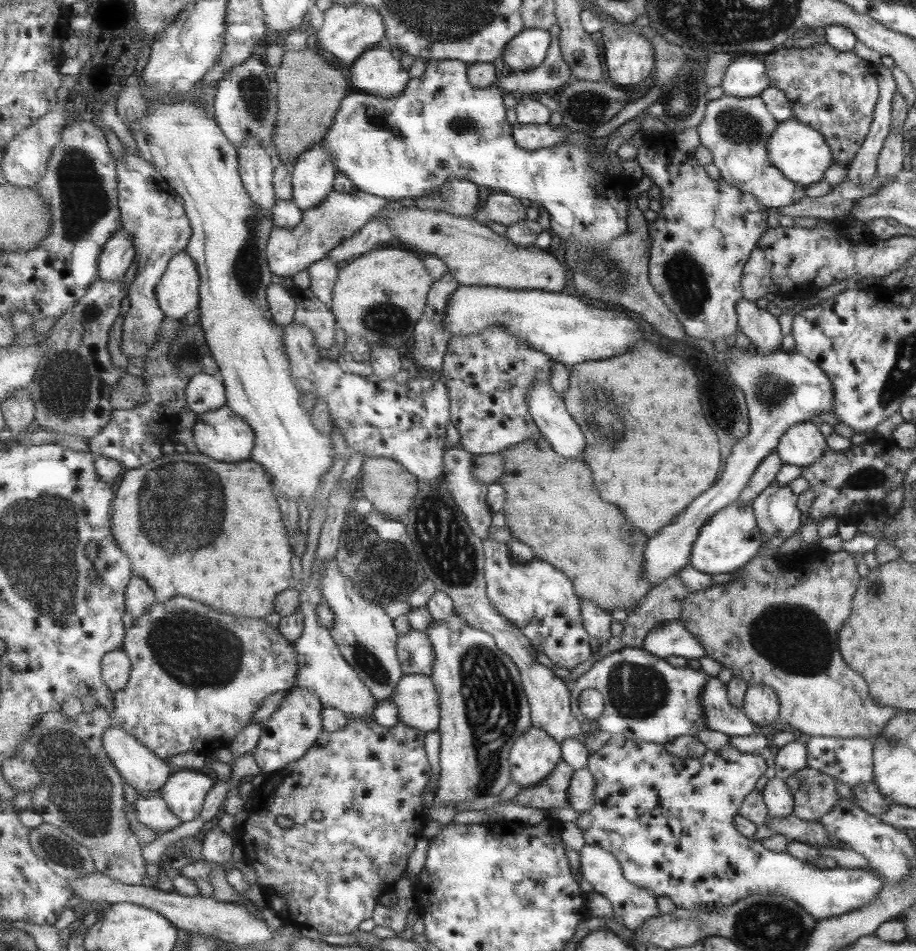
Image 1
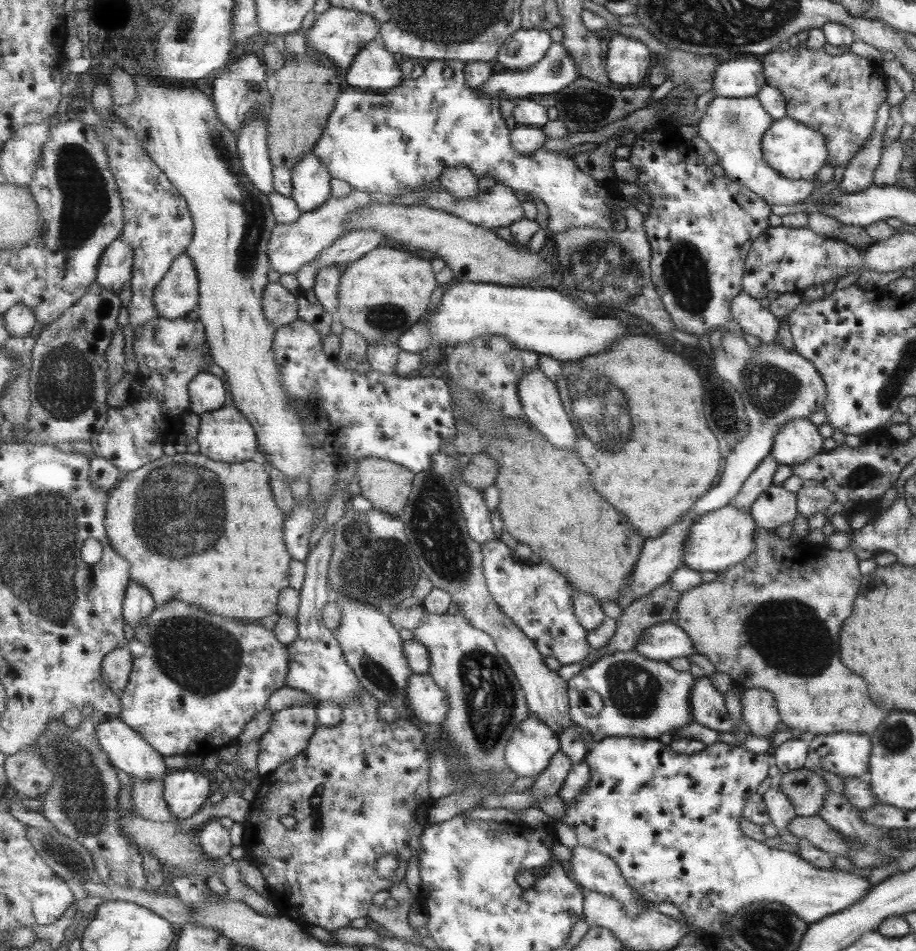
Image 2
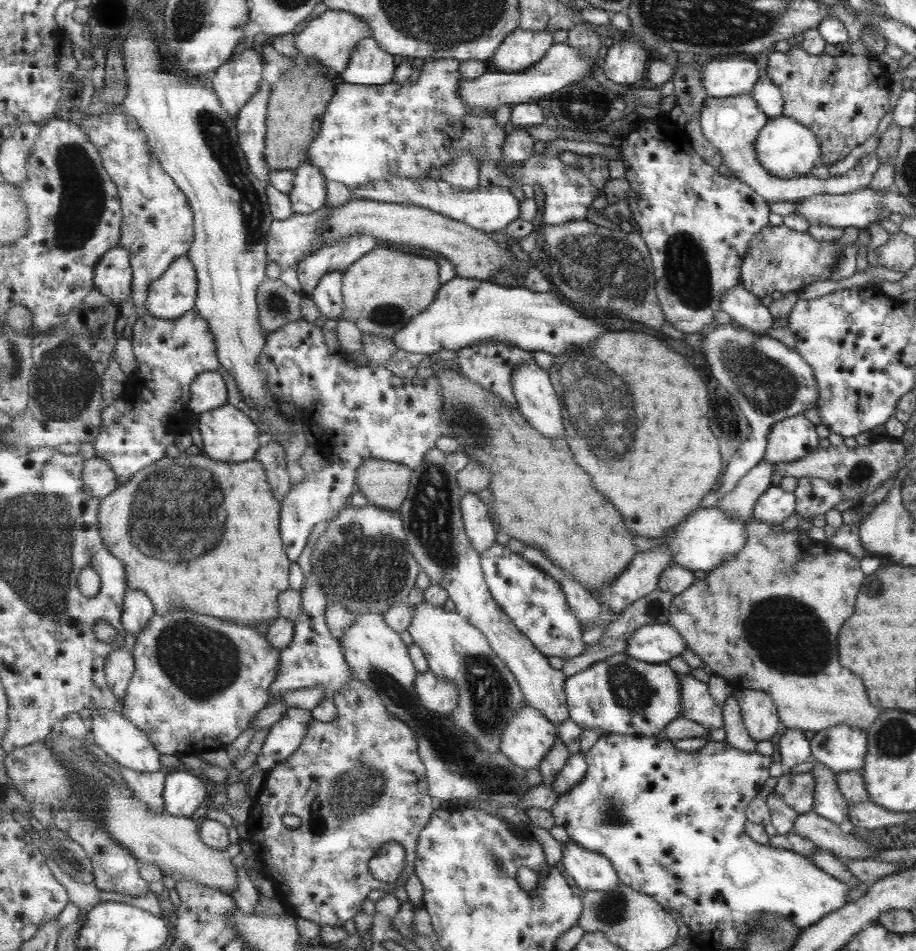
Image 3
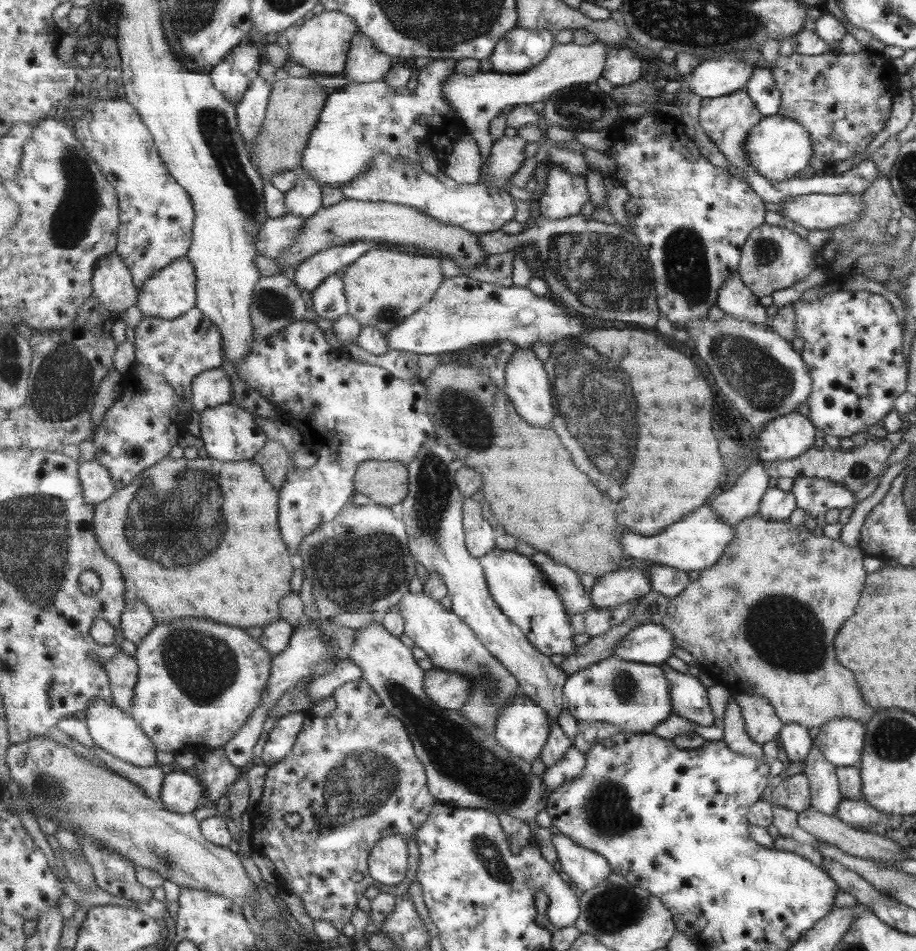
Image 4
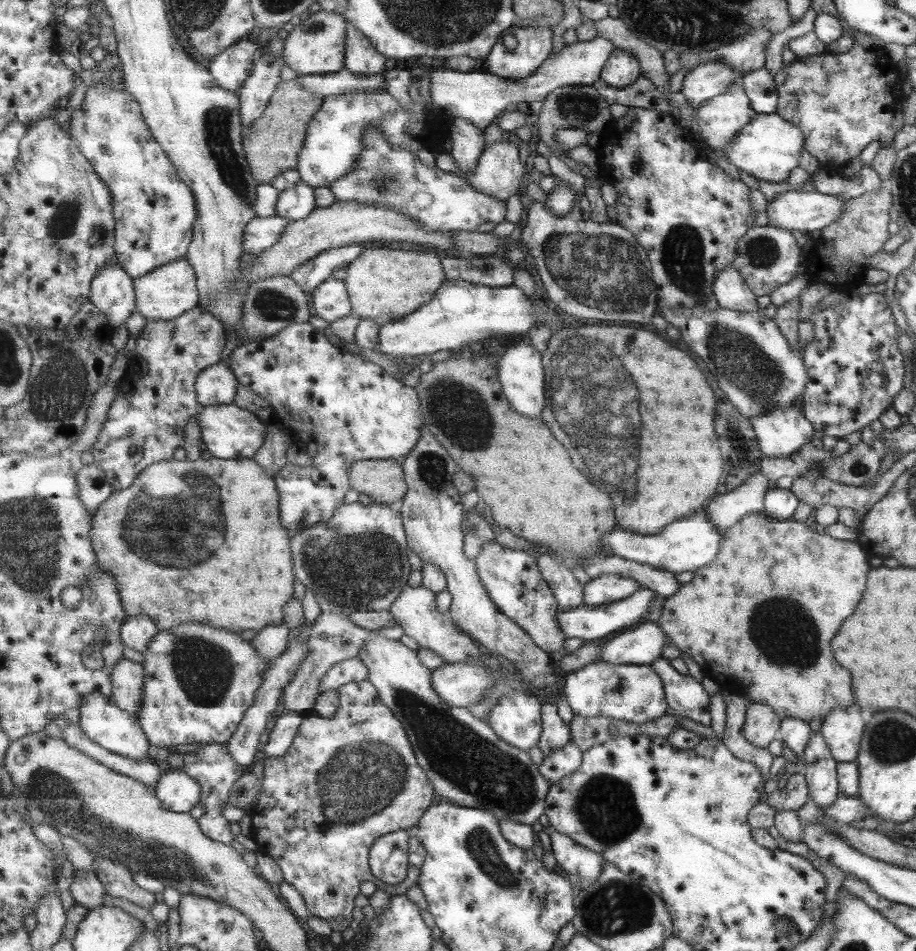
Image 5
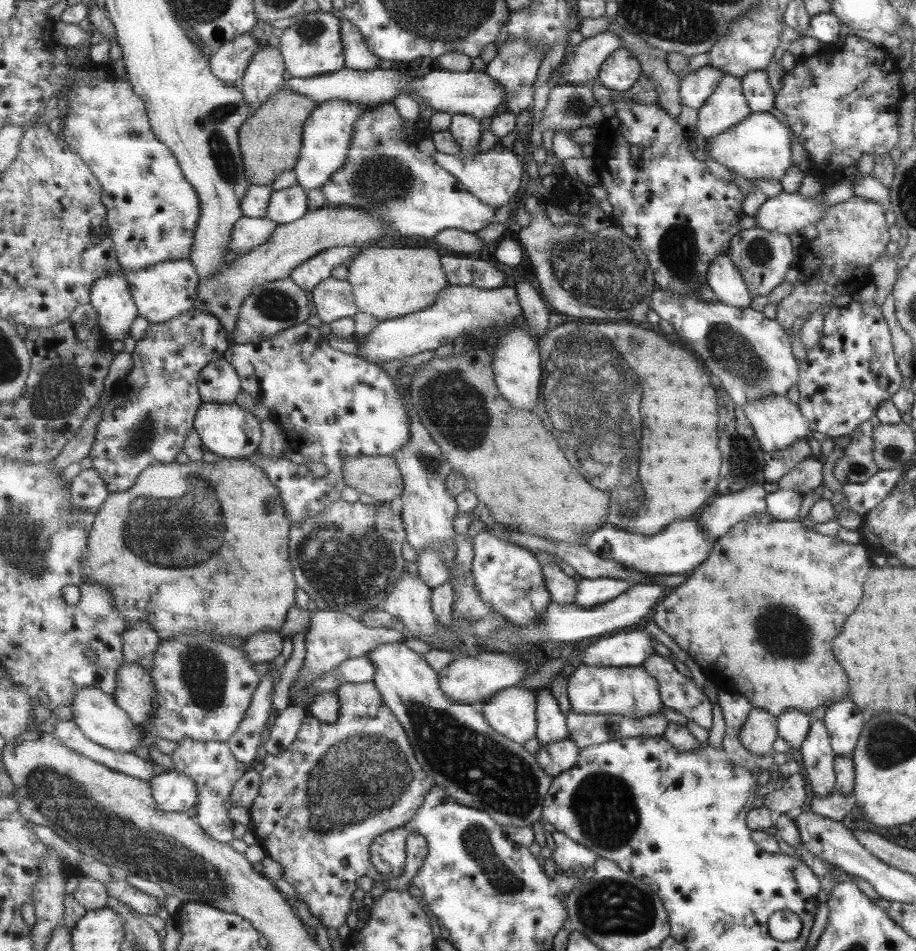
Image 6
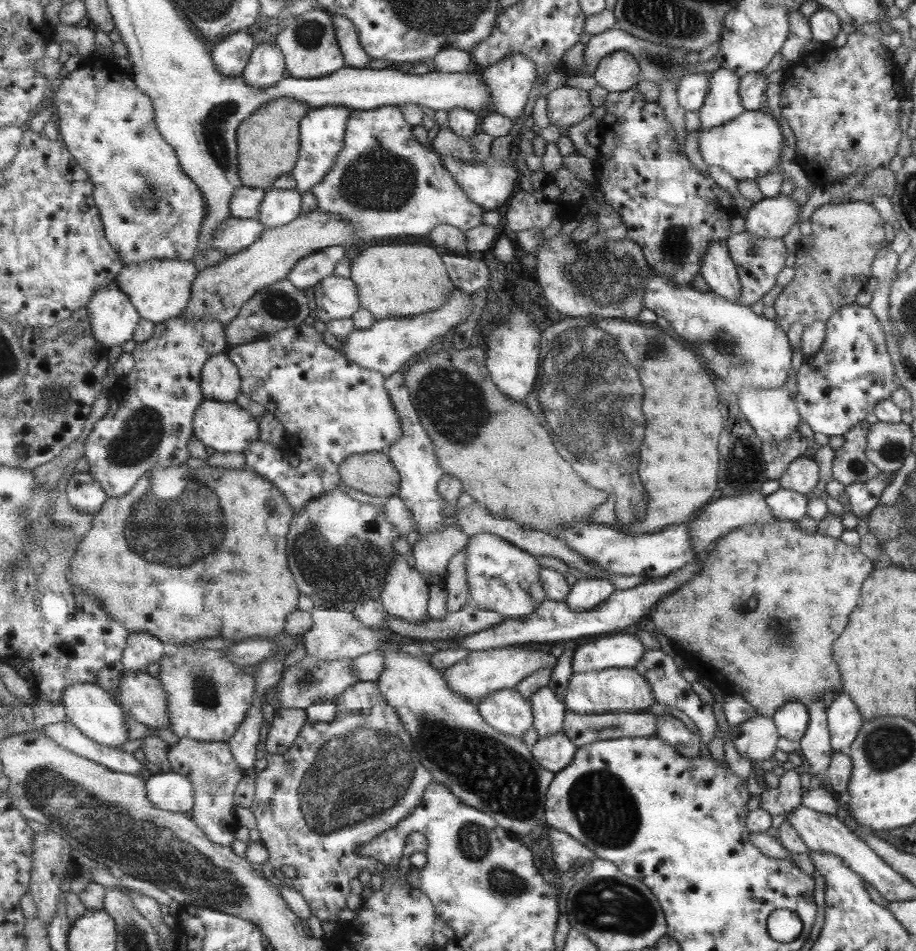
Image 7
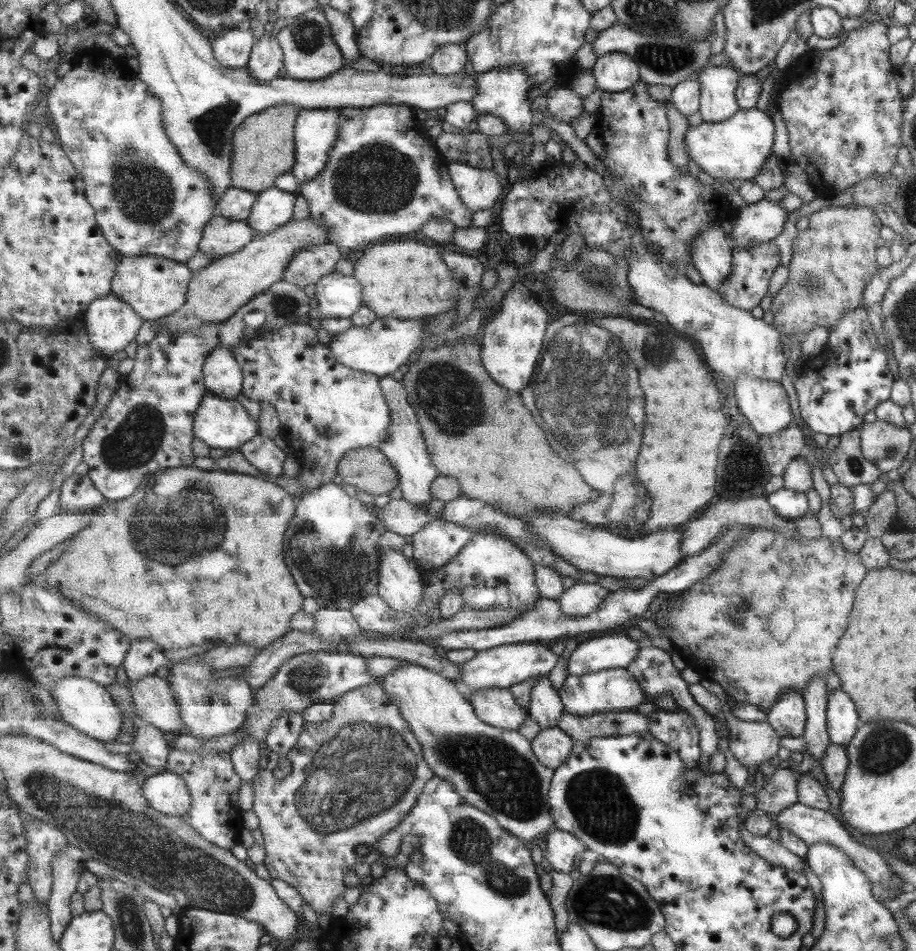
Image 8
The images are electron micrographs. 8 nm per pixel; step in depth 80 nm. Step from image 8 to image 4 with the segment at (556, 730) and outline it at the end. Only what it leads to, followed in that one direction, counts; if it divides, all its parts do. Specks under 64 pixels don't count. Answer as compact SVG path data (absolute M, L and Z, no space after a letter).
M571 745L561 760L545 768L542 774L544 784L551 792L555 792L567 781L576 779L584 771L586 764L586 754L575 745Z

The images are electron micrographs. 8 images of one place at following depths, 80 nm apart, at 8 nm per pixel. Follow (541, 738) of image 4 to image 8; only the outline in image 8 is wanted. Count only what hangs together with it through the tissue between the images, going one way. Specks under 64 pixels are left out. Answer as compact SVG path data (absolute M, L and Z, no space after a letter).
M491 688L468 695L476 715L487 724L497 728L517 729L529 711L517 704L515 695L509 689Z

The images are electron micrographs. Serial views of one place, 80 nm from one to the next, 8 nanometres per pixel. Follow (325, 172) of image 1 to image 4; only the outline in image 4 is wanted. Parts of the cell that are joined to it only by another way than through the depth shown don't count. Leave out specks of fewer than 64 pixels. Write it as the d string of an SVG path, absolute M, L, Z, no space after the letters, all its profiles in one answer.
M302 168L297 173L299 175L298 184L286 192L287 215L309 219L324 208L322 185Z

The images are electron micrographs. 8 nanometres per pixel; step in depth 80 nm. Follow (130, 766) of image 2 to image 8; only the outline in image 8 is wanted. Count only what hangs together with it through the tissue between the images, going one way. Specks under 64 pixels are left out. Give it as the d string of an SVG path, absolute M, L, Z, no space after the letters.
M68 676L58 680L51 693L58 707L59 717L101 742L113 742L119 736L123 726L123 715L117 706L109 688L98 684L96 680L82 676Z

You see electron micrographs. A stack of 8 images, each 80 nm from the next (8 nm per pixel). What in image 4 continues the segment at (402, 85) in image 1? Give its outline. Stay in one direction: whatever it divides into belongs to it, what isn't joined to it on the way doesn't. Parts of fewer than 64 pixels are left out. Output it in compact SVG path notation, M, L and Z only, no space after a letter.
M357 31L352 38L344 73L345 78L353 83L382 81L391 70L391 62L393 62L391 57L381 52L372 38Z

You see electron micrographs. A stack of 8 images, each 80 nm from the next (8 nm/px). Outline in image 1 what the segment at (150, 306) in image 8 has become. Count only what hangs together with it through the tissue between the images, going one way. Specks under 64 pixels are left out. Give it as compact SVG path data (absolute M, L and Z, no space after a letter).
M186 251L174 256L156 290L161 310L166 316L181 321L189 312L199 312L200 282L194 258Z

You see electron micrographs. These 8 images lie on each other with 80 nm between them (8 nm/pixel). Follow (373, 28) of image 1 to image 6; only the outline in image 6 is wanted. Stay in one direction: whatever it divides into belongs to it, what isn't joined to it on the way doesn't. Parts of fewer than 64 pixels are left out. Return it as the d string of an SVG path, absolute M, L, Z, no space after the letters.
M317 11L303 13L280 36L286 70L294 78L314 78L346 68L346 56L341 34L341 18L333 13Z

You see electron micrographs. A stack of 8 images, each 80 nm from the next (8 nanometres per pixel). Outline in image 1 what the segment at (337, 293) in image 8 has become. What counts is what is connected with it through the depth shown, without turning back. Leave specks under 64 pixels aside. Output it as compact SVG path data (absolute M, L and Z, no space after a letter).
M325 258L308 268L312 276L311 290L319 300L322 300L329 307L332 306L334 301L333 291L336 287L341 267L342 265L338 265L330 258Z

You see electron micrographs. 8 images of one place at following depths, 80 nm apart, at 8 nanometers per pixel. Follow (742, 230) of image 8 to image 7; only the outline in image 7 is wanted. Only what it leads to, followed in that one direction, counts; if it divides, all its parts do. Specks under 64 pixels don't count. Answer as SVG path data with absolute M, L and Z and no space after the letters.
M790 195L763 197L748 209L744 230L751 236L781 238L799 220L800 208Z

